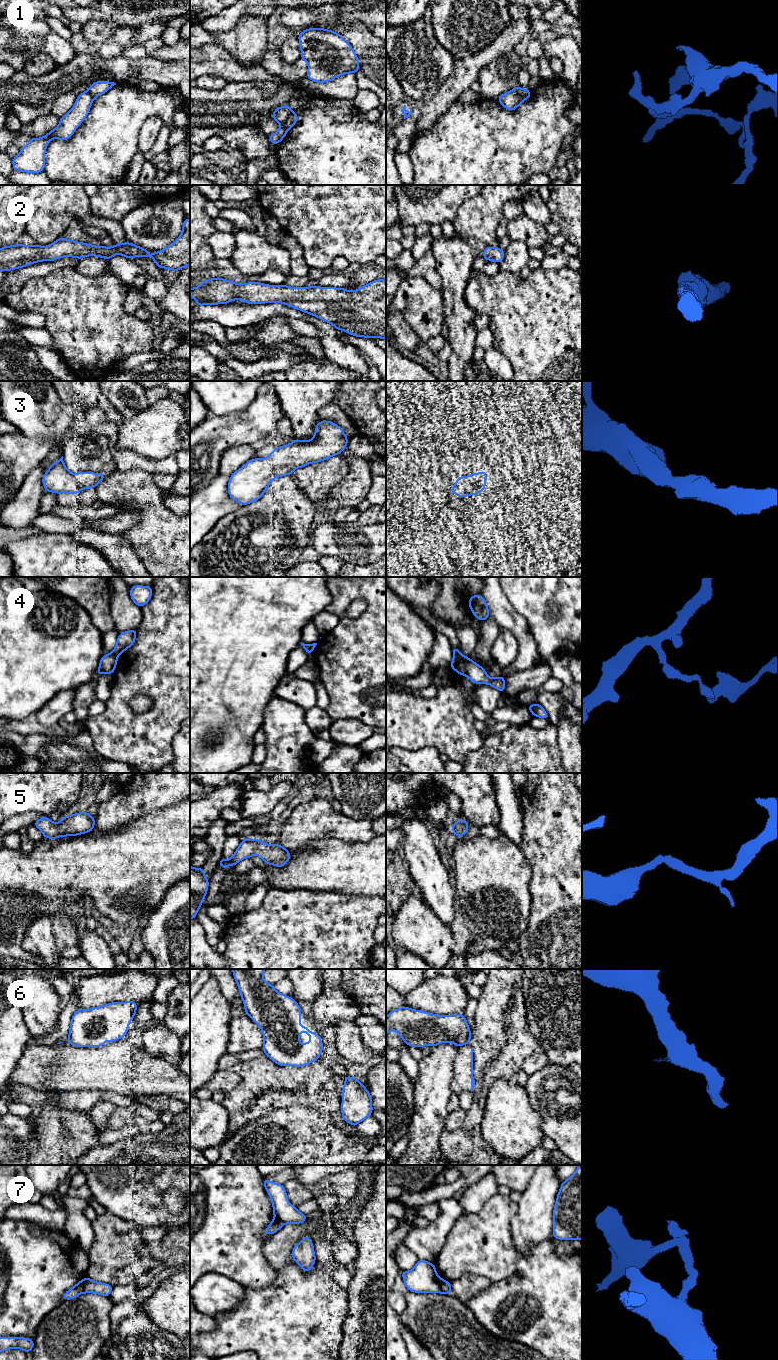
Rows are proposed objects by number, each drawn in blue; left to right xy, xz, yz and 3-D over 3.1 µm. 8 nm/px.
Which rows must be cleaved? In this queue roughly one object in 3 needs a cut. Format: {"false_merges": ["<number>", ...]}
{"false_merges": ["1", "4", "6", "7"]}

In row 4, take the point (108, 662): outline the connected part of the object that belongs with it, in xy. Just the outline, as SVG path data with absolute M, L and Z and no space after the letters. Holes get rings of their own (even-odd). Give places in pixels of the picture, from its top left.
M112 652L106 655L103 655L100 659L99 668L96 672L97 675L101 674L113 674L117 665L118 657L115 656Z

